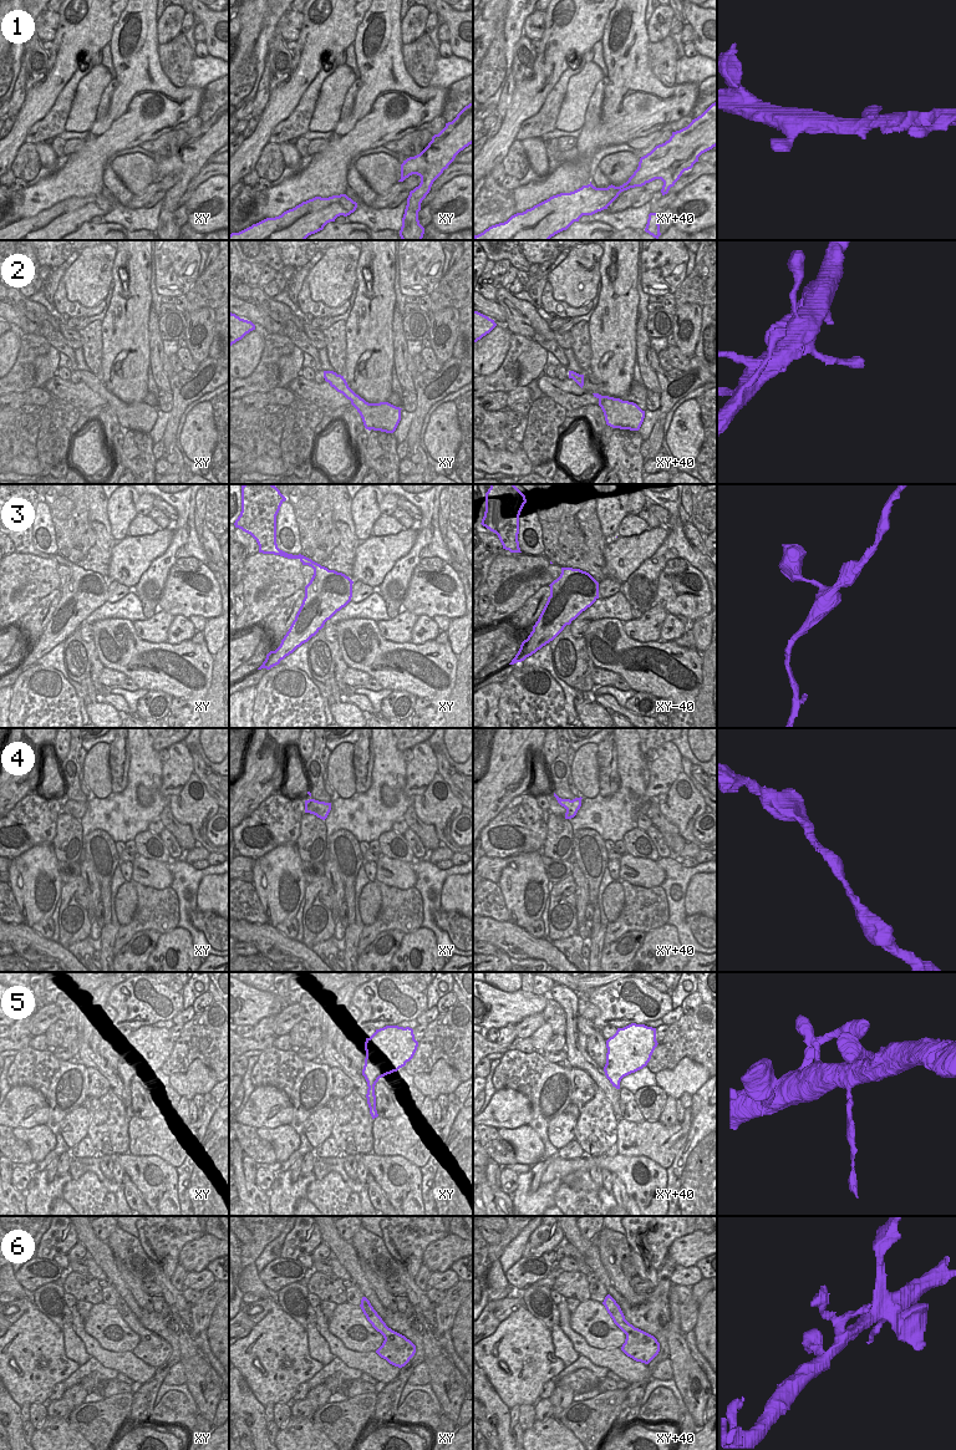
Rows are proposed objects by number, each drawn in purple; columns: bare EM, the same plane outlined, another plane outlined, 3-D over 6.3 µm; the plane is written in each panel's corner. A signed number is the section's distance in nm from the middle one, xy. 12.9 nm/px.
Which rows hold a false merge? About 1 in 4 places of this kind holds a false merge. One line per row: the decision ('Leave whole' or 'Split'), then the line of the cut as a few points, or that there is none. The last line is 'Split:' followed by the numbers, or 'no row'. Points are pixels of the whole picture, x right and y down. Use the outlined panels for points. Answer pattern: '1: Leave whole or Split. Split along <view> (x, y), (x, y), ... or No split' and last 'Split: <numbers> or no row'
1: Leave whole. No split
2: Leave whole. No split
3: Leave whole. No split
4: Leave whole. No split
5: Split. Split along xy (369, 1085), (374, 1088)
6: Leave whole. No split
Split: 5.

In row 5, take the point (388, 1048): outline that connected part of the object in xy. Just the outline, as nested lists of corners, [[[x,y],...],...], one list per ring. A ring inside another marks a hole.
[[[386,1026],[366,1038],[365,1065],[362,1075],[367,1087],[373,1087],[380,1078],[397,1072],[410,1062],[418,1047],[410,1027]]]

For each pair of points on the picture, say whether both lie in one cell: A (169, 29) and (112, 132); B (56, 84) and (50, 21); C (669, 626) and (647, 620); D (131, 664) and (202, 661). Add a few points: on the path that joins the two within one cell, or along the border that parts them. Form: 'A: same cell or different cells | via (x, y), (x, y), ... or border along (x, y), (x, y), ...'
A: different cells | border along (156, 21), (157, 41), (159, 44)
B: different cells | border along (57, 13), (57, 30), (51, 40)
C: different cells | border along (669, 614), (662, 624), (659, 640)
D: same cell | via (148, 662), (184, 662)

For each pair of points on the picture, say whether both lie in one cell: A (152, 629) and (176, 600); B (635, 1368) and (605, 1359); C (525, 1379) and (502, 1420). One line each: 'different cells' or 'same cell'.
A: different cells
B: same cell
C: different cells

